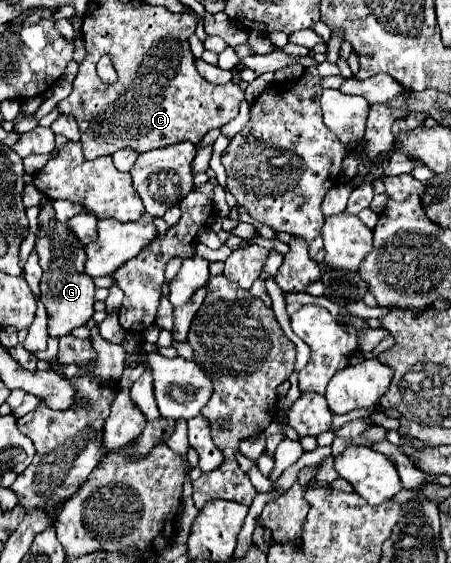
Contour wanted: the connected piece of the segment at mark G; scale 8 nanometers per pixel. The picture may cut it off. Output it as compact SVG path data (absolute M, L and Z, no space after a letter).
M51 204L41 206L39 214L39 236L35 242L35 250L39 256L39 266L43 268L41 278L41 302L49 314L49 336L61 338L67 336L73 328L85 326L85 322L93 316L93 294L95 284L89 274L85 274L85 246L79 242L75 234L71 234L69 226L55 218L55 210Z

